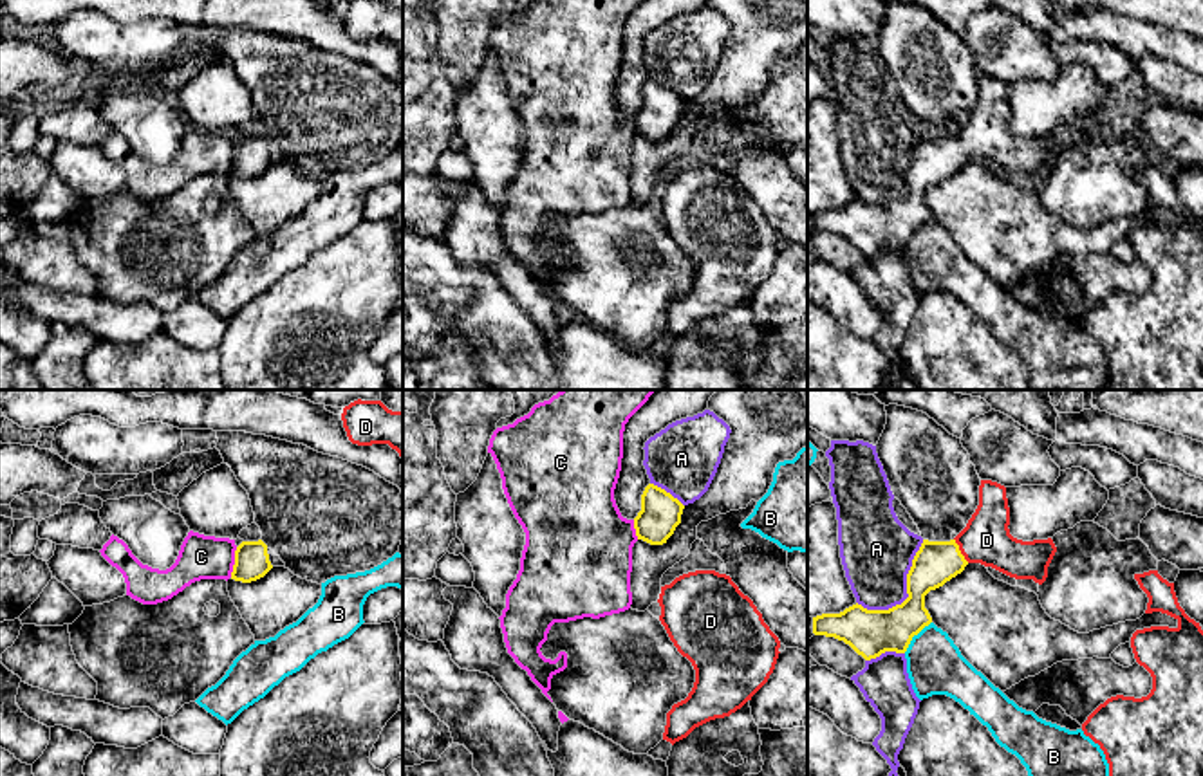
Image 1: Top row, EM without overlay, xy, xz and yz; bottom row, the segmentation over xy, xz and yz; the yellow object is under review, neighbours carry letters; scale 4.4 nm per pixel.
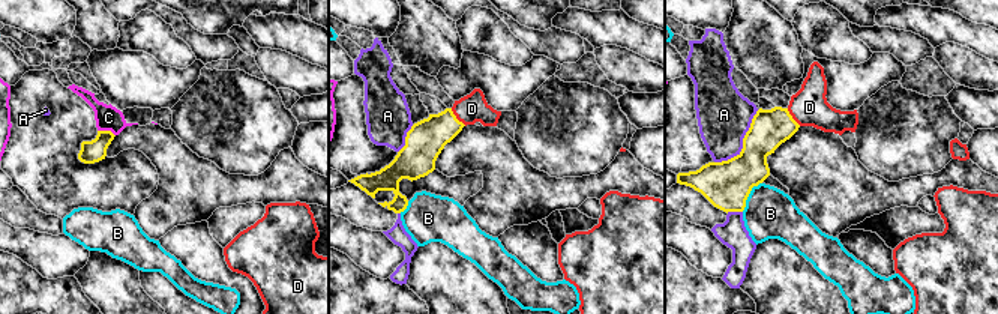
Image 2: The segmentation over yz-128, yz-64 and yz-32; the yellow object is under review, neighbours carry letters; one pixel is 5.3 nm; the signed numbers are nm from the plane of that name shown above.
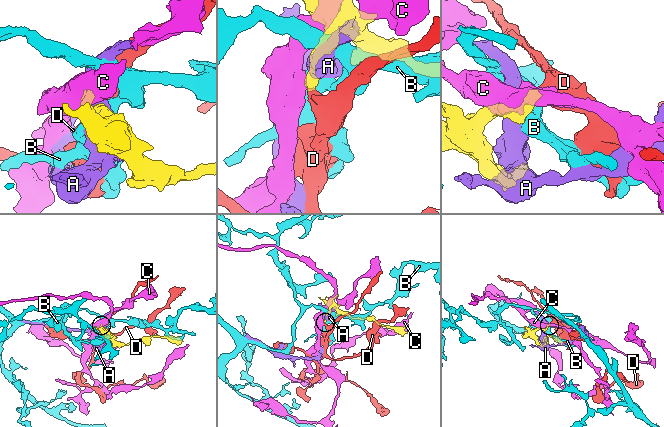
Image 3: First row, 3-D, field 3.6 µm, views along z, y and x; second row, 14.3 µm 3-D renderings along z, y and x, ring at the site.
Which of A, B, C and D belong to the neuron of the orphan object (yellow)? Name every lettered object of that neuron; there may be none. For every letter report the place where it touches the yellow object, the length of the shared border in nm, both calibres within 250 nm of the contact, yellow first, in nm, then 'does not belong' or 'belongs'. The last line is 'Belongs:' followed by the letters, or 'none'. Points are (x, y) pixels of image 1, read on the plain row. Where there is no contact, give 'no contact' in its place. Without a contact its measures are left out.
A: yz (907, 188) | 420 nm | 200/320 nm | does not belong
B: yz (914, 230) | 190 nm | 200/260 nm | does not belong
C: xy (235, 157) | 140 nm | 160/190 nm | does not belong
D: yz (960, 147) | 130 nm | 190/220 nm | belongs
Belongs: D

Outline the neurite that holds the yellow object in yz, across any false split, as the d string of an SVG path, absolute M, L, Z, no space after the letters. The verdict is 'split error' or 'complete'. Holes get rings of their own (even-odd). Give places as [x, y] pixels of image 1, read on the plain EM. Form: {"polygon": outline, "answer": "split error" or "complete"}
{"polygon": "M981 76L979 101L950 137L923 135L907 170L909 193L889 206L853 200L840 209L813 213L813 229L849 240L865 256L885 247L905 249L912 233L932 218L925 191L965 166L968 159L992 162L1015 175L1042 180L1057 148L1051 134L1022 137L1010 130L1006 83Z", "answer": "split error"}

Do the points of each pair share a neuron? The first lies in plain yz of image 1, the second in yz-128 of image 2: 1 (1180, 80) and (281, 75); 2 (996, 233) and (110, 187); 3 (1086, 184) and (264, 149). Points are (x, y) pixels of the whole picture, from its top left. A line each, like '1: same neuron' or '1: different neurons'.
1: same neuron
2: different neurons
3: same neuron

